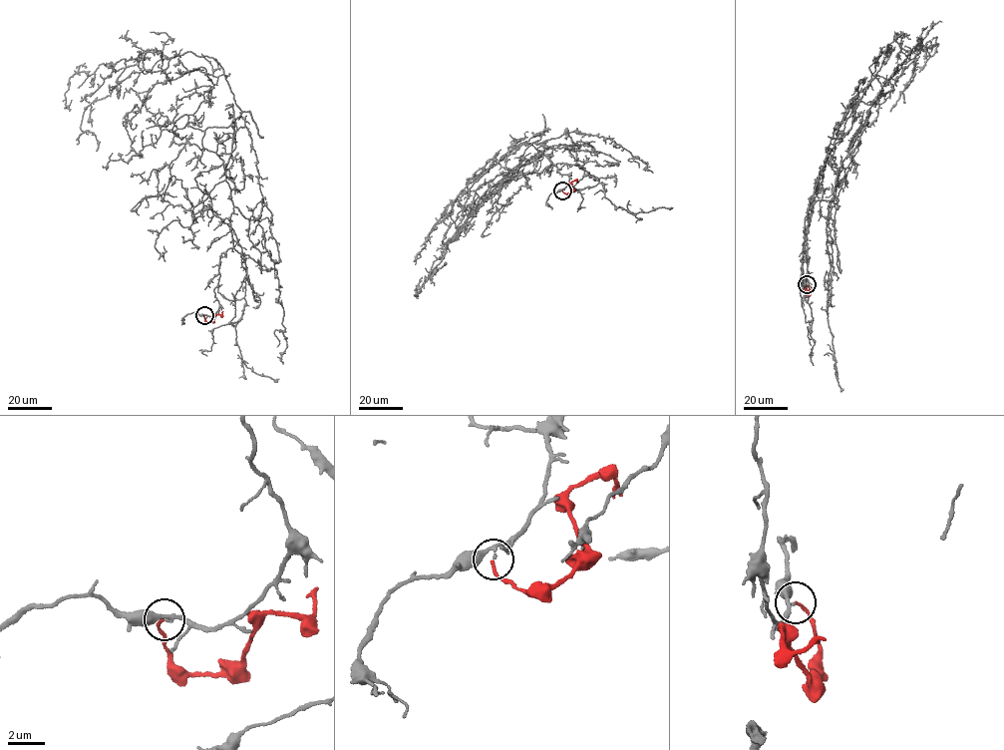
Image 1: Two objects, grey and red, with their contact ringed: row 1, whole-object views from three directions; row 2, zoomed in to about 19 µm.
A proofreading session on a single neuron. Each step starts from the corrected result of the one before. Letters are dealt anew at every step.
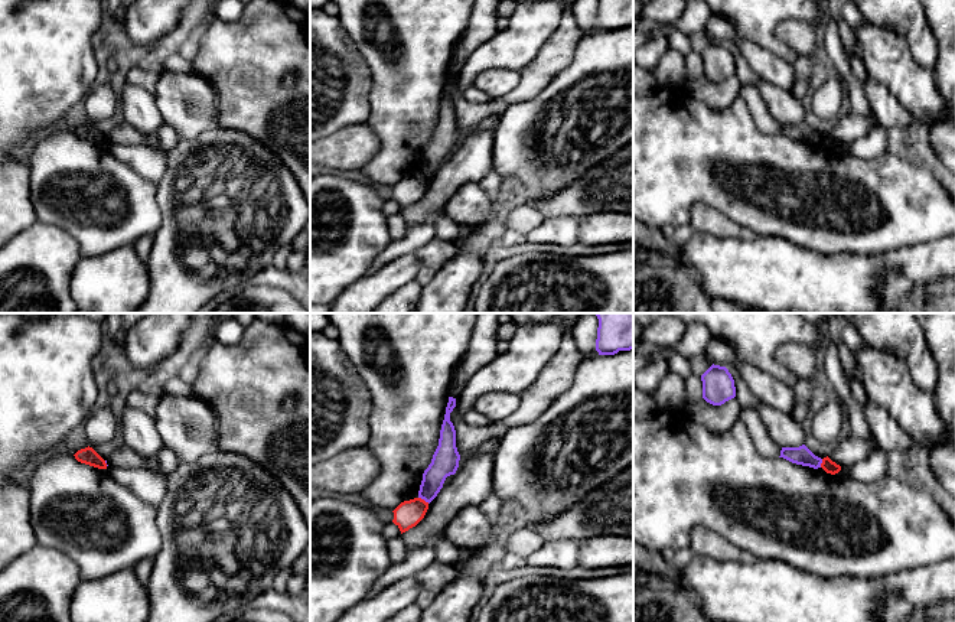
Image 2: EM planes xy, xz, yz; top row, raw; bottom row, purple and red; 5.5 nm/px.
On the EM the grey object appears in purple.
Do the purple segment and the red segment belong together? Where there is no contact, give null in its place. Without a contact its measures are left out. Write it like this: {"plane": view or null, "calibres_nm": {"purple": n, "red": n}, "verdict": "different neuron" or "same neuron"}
{"plane": "xz", "calibres_nm": {"purple": 150, "red": 150}, "verdict": "different neuron"}

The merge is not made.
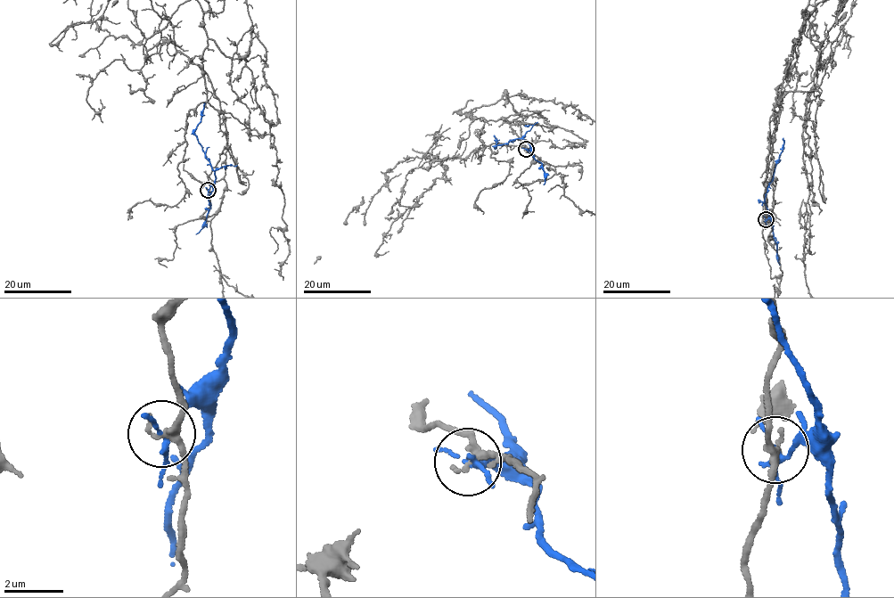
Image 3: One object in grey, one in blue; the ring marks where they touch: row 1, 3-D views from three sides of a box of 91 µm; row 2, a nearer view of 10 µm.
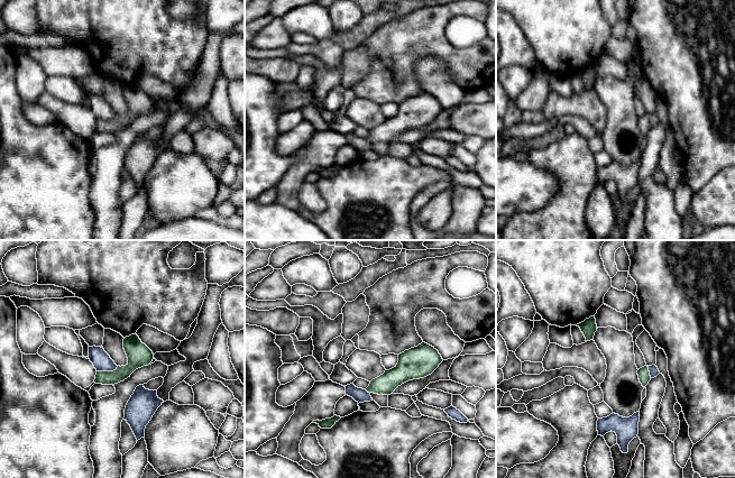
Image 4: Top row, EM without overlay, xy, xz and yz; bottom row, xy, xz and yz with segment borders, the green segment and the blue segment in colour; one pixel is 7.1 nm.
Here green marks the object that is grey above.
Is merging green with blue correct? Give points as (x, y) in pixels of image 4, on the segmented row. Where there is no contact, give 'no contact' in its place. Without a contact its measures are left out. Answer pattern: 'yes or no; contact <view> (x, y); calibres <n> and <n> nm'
no; contact xy (107, 371); calibres 150 and 140 nm

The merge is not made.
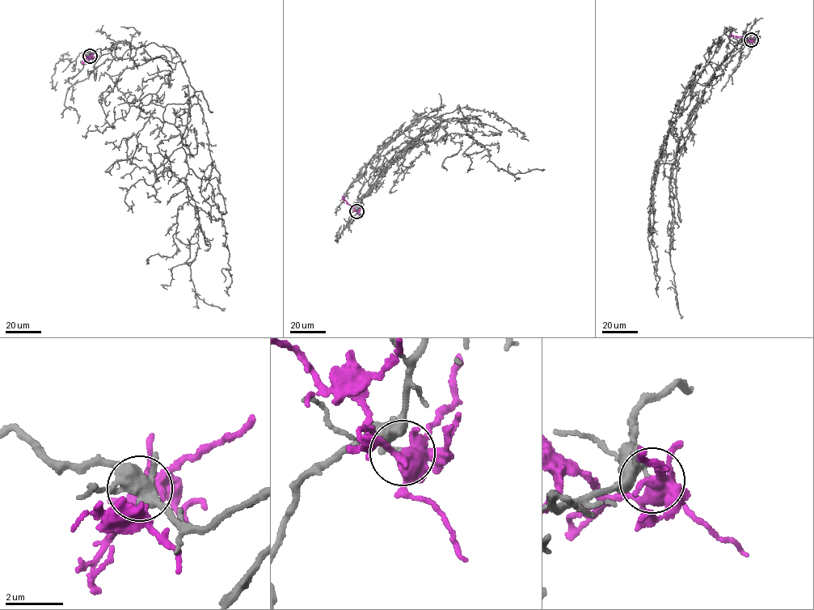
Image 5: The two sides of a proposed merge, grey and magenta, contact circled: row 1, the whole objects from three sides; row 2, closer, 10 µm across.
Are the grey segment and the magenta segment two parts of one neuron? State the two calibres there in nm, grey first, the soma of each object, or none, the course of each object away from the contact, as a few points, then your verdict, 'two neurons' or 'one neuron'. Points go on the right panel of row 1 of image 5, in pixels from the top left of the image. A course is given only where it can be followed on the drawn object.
280 nm thick on the grey side, 480 nm on the other; no cell body on grey; no cell body on magenta; grey runs (751, 40), (737, 49), (726, 27), (681, 114), (668, 121), (678, 144), (668, 186), (669, 253), (683, 317); magenta runs (751, 40), (731, 36), (731, 30); two neurons

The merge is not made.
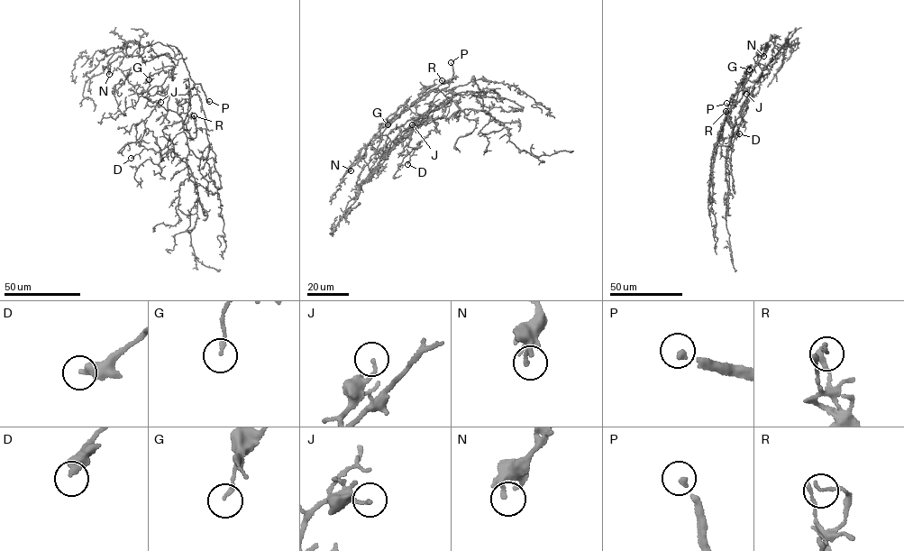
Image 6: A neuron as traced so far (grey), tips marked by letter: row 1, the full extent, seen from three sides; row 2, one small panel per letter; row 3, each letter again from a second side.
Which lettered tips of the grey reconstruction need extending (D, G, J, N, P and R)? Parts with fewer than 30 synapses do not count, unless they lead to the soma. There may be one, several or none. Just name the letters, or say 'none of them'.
P

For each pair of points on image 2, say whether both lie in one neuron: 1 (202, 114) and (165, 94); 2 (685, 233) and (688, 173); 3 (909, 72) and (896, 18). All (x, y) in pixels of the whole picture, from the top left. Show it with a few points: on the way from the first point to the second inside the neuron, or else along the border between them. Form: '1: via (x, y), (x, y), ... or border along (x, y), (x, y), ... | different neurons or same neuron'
1: via (194, 108), (178, 94), (173, 94) | same neuron
2: border along (688, 222), (675, 228) | different neurons
3: border along (870, 22), (893, 31), (921, 65) | different neurons

